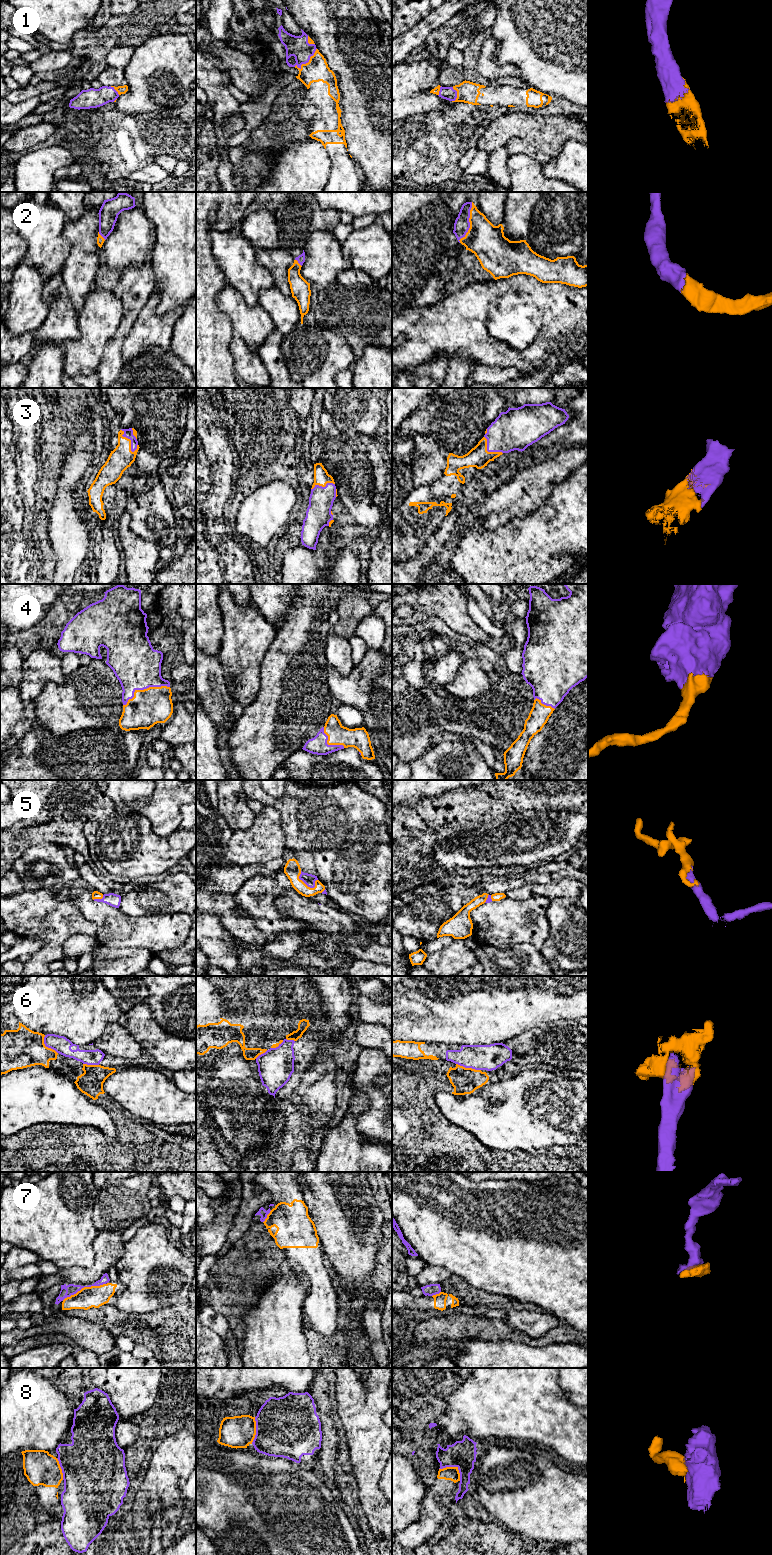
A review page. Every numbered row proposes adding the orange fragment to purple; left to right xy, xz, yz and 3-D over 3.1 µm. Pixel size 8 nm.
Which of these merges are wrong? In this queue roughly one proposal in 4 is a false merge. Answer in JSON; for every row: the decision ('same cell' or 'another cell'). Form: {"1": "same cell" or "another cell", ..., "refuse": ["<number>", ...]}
{"1": "same cell", "2": "same cell", "3": "same cell", "4": "same cell", "5": "same cell", "6": "same cell", "7": "another cell", "8": "another cell", "refuse": ["7", "8"]}

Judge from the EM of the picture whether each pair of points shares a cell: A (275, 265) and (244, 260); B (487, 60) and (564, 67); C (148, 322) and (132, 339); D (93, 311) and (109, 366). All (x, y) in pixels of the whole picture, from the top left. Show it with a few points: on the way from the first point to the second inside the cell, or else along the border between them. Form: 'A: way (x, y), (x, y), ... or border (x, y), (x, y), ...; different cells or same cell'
A: border (255, 249), (256, 259), (272, 276), (273, 283); different cells
B: border (493, 37), (493, 60), (516, 67); different cells
C: way (145, 326), (136, 335); same cell
D: border (117, 326), (96, 368); different cells

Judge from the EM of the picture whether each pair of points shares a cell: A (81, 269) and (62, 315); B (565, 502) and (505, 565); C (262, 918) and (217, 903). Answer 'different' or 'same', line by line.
A: different
B: same
C: different

